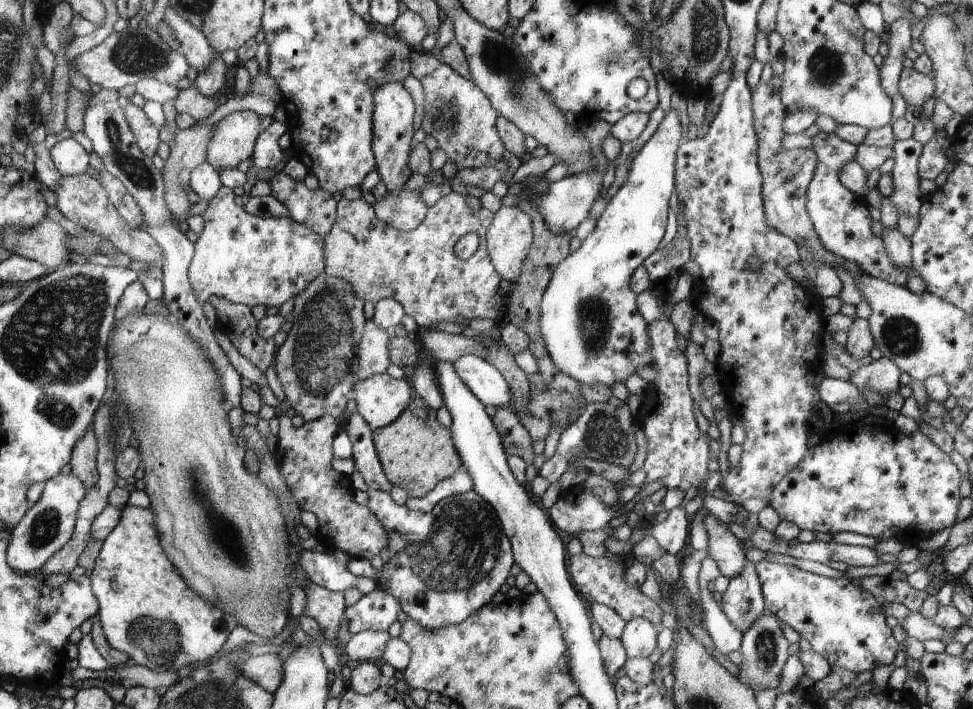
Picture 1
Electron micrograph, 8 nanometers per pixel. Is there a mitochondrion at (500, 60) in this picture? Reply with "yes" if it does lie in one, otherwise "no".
yes

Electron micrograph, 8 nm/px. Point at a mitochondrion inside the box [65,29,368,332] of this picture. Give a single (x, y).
(137, 172)

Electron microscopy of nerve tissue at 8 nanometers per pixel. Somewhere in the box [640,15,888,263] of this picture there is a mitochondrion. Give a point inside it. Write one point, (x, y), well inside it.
(826, 65)

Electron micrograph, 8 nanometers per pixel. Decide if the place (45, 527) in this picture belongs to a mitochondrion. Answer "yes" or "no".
yes

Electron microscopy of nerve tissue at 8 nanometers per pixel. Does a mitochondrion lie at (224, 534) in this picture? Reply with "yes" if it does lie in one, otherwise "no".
yes

